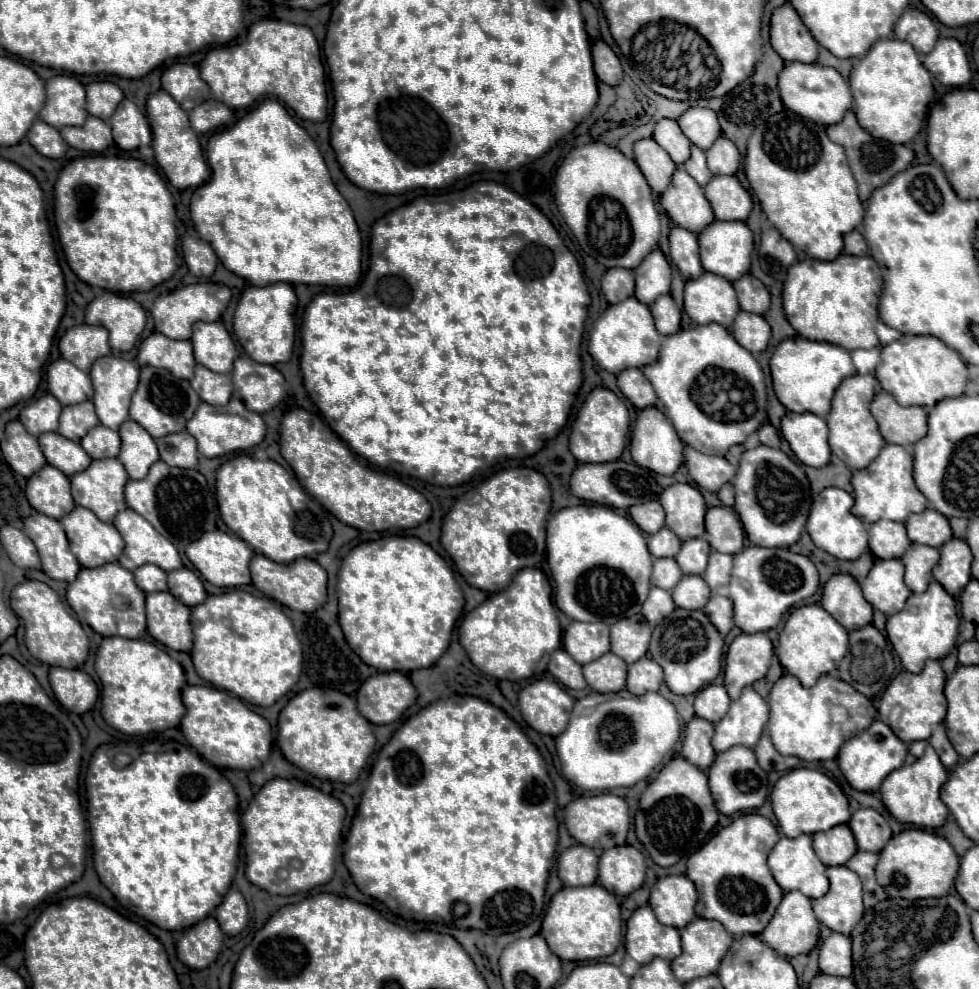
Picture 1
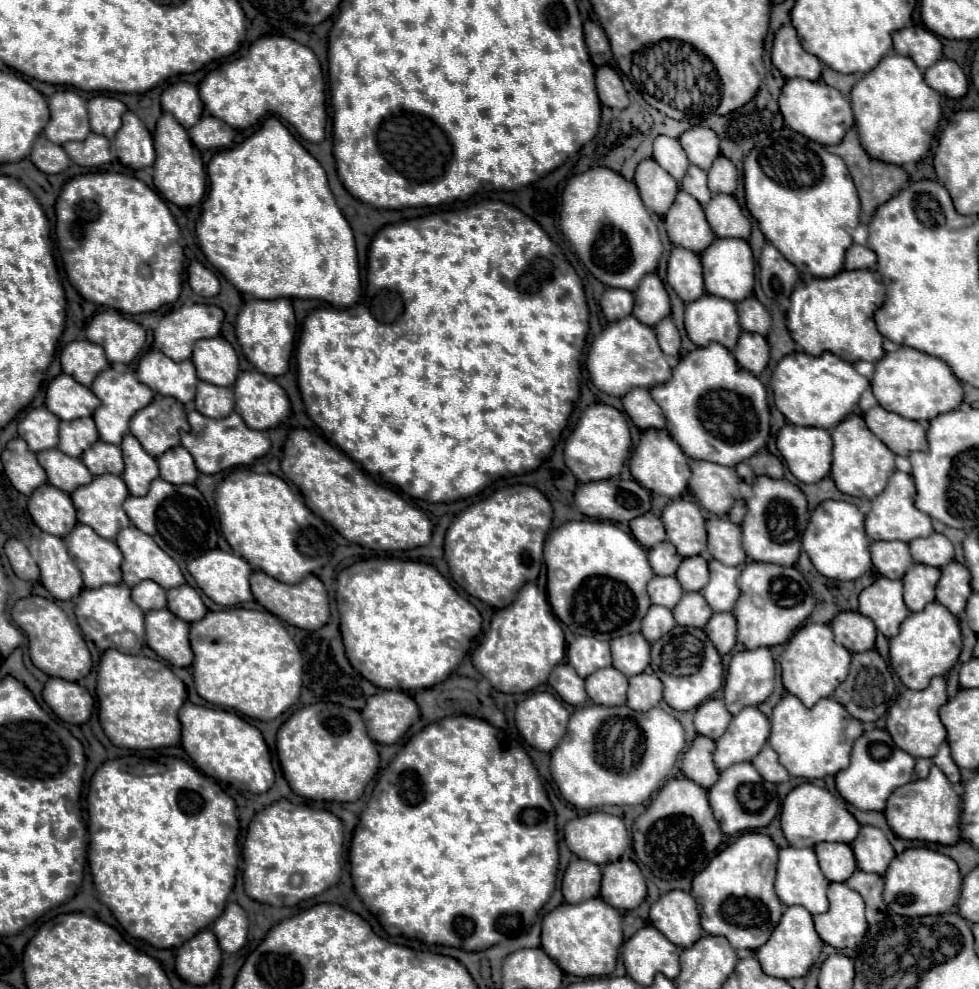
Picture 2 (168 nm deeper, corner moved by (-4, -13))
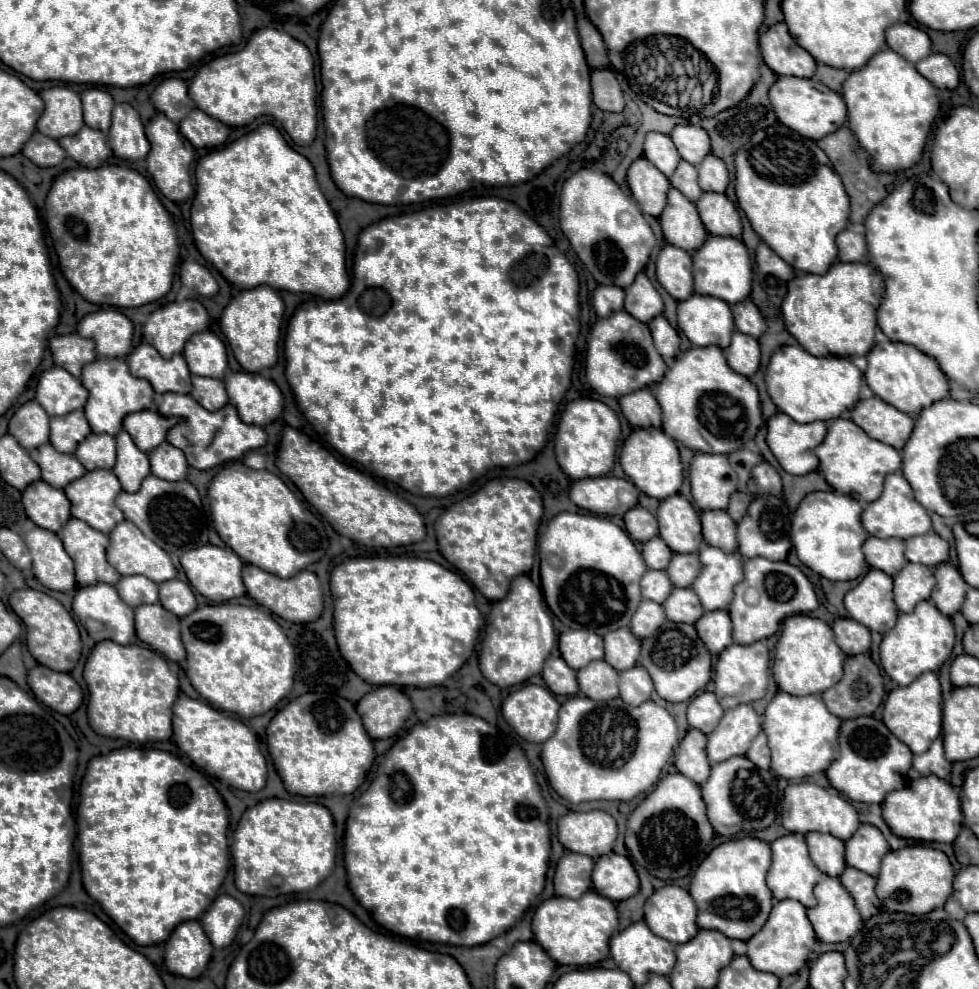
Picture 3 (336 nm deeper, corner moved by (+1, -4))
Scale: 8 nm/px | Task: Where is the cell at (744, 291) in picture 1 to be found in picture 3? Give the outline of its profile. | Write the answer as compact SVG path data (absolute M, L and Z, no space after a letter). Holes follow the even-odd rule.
M750 298L734 304L732 306L732 314L734 314L734 322L736 322L736 330L738 332L750 334L754 338L760 338L764 334L766 322L764 322L760 310L756 308L756 304Z

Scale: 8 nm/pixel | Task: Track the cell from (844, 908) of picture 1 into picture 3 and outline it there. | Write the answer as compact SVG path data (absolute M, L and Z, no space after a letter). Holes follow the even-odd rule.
M822 878L814 894L818 904L808 910L808 920L822 942L844 942L860 930L862 916L856 910L854 898L838 878Z

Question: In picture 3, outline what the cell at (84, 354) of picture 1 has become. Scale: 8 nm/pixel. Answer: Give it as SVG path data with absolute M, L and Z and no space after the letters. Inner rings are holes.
M66 334L66 336L54 336L50 338L50 350L54 356L54 362L62 366L64 370L70 370L74 378L80 378L82 366L96 360L96 346L92 340L82 338L78 334Z

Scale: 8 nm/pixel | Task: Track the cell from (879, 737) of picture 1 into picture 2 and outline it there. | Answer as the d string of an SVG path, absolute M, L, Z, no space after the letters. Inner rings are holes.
M867 729L859 739L853 743L851 751L851 765L837 773L835 783L841 797L857 807L859 811L883 811L889 795L911 781L913 777L915 759L907 755L903 749L899 749L891 735L883 729Z

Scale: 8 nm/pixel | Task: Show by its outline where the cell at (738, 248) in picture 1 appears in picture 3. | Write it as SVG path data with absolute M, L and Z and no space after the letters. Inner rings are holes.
M708 236L706 242L694 252L694 290L698 294L710 294L722 298L728 304L742 302L752 290L752 264L748 250L738 238Z

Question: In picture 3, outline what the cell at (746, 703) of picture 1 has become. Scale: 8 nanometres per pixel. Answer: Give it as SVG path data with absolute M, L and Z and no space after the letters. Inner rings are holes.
M738 704L726 710L716 730L708 736L708 760L716 764L732 756L744 756L760 730L760 716L750 704Z

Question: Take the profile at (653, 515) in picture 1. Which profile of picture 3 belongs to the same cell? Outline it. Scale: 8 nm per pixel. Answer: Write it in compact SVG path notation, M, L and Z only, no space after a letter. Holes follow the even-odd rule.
M634 506L624 514L624 524L628 534L638 542L648 542L658 534L658 520L654 514L644 510L642 506Z

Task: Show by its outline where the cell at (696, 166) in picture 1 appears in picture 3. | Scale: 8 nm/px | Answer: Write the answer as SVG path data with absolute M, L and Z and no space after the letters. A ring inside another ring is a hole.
M680 160L674 176L670 178L670 184L682 190L682 194L686 194L686 198L690 198L692 202L696 202L702 196L702 188L698 186L698 170L686 160Z

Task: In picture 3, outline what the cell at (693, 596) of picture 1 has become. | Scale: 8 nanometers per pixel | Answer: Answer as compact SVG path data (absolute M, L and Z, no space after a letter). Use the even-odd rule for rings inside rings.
M674 588L670 598L662 606L668 620L672 622L694 624L704 614L704 608L692 588Z

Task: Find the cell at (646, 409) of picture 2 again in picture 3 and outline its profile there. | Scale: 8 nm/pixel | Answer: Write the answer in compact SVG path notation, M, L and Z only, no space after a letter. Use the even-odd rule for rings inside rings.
M648 388L624 394L618 398L622 414L634 428L660 428L662 426L662 410Z

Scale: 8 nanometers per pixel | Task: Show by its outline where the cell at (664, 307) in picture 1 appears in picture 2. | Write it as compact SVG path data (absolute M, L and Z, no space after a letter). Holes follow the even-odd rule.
M665 317L665 319L661 319L661 323L655 325L655 335L657 335L659 347L661 347L661 351L665 355L671 355L671 357L677 357L679 355L681 337L679 337L679 331L673 325L671 317Z

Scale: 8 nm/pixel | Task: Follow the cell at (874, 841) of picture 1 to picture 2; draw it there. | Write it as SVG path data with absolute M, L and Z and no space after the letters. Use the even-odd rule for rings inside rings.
M865 825L861 827L857 839L851 843L857 859L857 867L867 873L885 875L891 859L895 857L895 849L887 841L885 833L877 827Z

